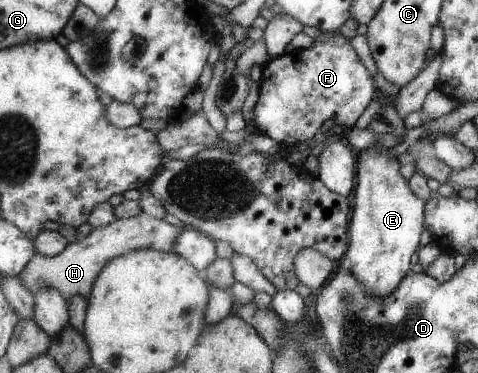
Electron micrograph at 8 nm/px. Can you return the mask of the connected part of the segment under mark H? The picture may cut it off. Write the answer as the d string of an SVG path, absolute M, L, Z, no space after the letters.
M145 213L128 219L117 219L112 225L95 228L95 232L86 239L71 243L69 248L56 257L48 257L39 251L27 270L20 275L27 287L35 294L44 287L58 288L70 300L78 294L90 298L94 284L101 277L102 270L120 254L135 249L155 249L169 252L175 248L177 239L187 226L177 228L162 219L151 218Z

